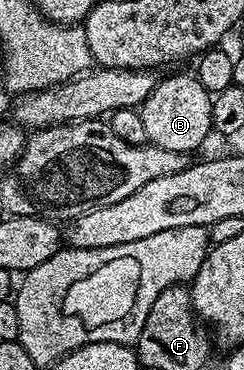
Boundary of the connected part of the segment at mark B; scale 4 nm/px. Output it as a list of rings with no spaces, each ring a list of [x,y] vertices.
[[[196,75],[169,76],[158,79],[151,94],[141,104],[140,113],[143,126],[147,130],[149,143],[155,148],[193,154],[193,151],[213,132],[213,96],[199,82]]]

